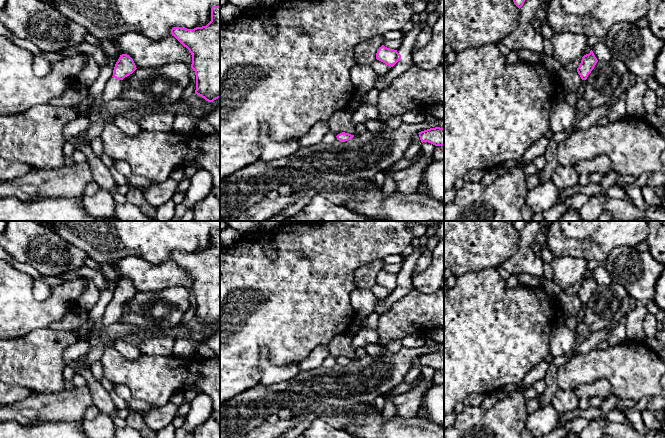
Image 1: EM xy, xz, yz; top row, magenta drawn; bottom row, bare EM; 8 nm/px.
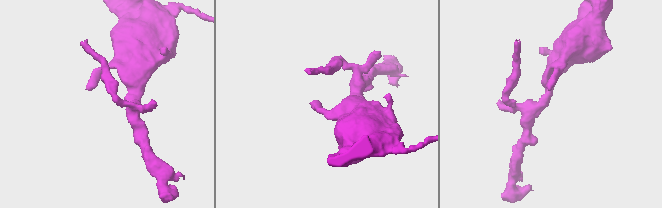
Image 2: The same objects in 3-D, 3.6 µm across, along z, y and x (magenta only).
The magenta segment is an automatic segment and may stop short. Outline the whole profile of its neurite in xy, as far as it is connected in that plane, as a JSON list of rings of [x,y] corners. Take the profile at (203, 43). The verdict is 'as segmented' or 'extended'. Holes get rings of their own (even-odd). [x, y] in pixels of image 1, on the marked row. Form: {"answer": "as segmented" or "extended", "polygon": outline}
{"answer": "as segmented", "polygon": [[[220,6],[211,8],[211,21],[202,27],[174,27],[171,34],[192,55],[195,94],[208,102],[220,98]]]}

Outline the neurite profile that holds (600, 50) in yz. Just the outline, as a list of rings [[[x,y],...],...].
[[[604,41],[597,42],[592,47],[592,51],[598,61],[609,62],[612,59],[611,53],[610,53],[608,47],[606,46],[606,44],[604,43]]]

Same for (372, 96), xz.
[[[375,87],[370,89],[366,94],[366,103],[370,106],[376,106],[379,100],[379,90]]]

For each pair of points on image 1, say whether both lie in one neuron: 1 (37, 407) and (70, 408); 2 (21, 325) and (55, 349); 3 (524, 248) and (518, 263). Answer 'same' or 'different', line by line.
1: same
2: different
3: same

